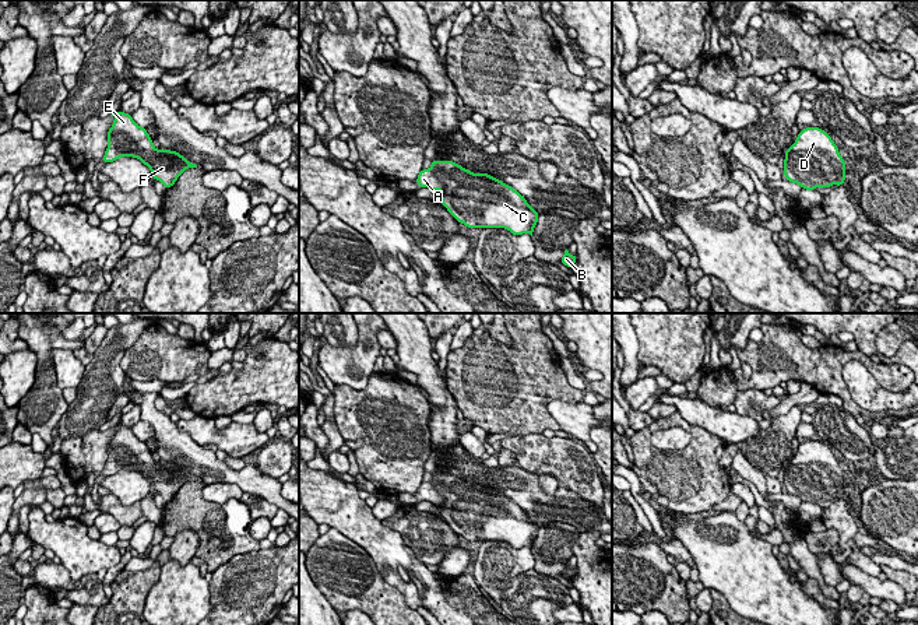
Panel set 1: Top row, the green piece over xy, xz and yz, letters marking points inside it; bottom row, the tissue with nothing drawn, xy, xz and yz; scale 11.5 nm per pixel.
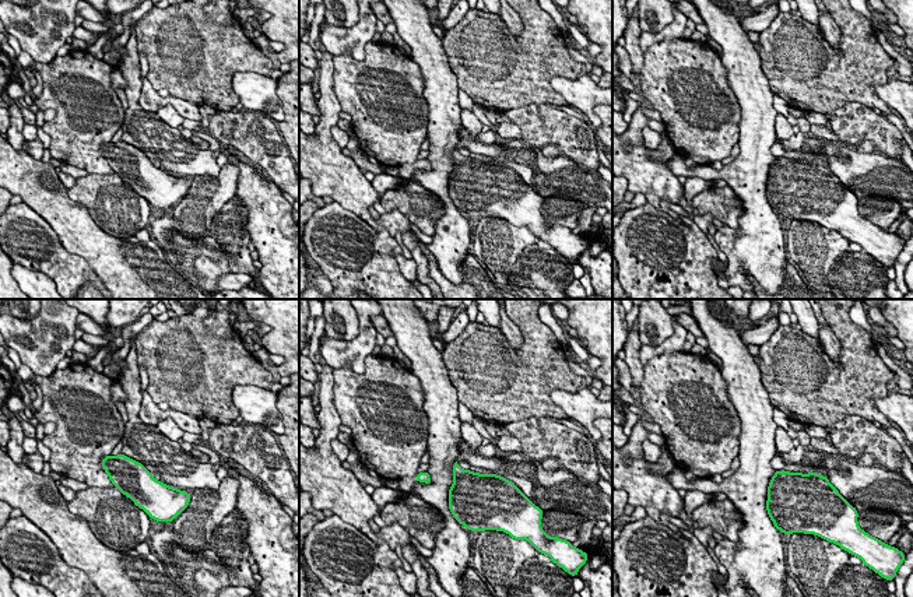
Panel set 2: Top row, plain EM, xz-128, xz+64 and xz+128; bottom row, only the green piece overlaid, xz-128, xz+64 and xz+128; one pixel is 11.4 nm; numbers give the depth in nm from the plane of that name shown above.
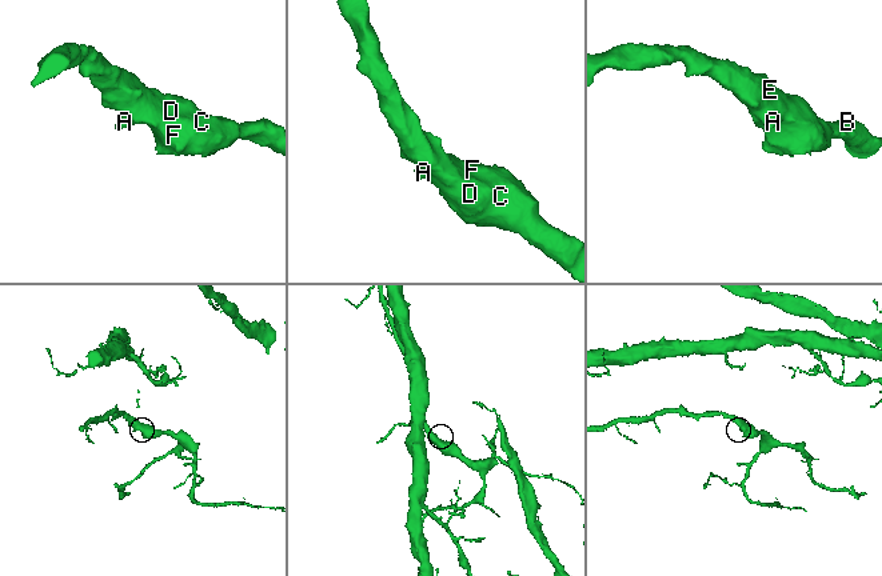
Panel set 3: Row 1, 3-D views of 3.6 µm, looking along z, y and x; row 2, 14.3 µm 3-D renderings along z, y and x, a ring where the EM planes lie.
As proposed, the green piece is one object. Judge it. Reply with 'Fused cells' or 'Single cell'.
Single cell

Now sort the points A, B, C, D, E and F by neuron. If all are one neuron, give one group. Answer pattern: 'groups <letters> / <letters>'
groups A B C D E F

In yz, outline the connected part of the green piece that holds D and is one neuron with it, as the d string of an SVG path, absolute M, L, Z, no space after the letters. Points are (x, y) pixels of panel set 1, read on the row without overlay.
M805 440L795 456L785 463L784 488L788 495L798 496L802 502L836 501L845 495L845 481L837 459L819 440Z

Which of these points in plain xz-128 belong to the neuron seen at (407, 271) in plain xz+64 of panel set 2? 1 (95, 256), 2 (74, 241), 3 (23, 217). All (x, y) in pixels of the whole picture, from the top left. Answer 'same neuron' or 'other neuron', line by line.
1: same neuron
2: same neuron
3: other neuron

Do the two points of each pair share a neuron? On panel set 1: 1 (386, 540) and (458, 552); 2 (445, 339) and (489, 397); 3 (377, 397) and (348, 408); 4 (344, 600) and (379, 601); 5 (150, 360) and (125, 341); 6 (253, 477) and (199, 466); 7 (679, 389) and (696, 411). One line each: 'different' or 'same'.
1: different
2: different
3: same
4: same
5: different
6: same
7: different

